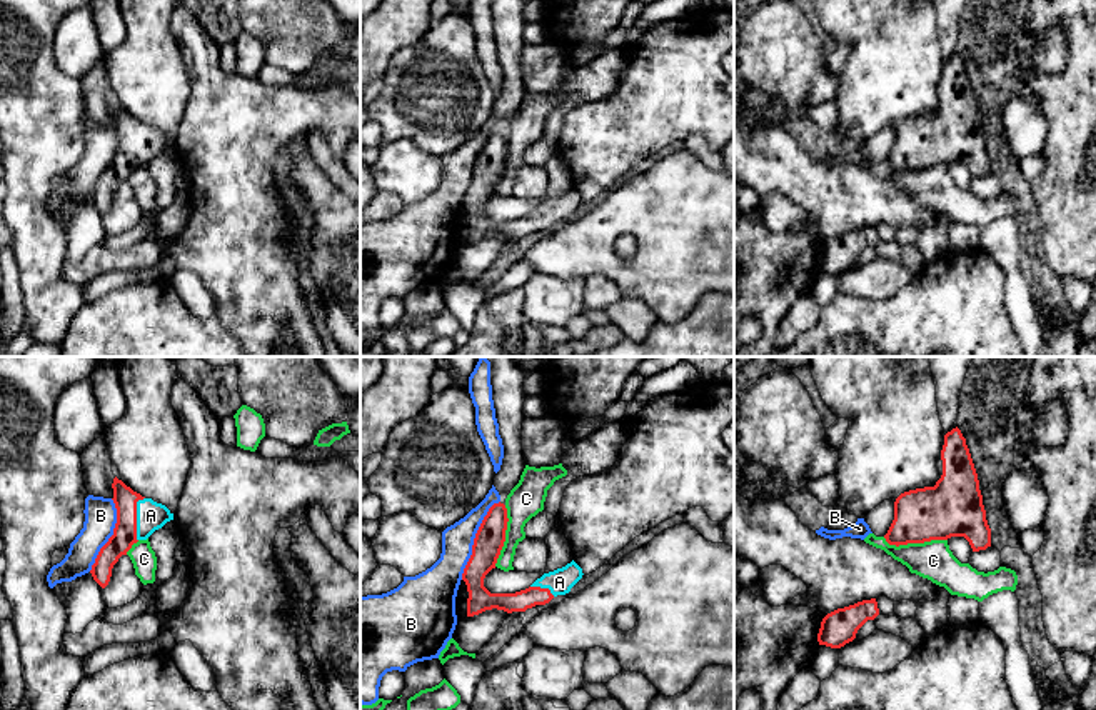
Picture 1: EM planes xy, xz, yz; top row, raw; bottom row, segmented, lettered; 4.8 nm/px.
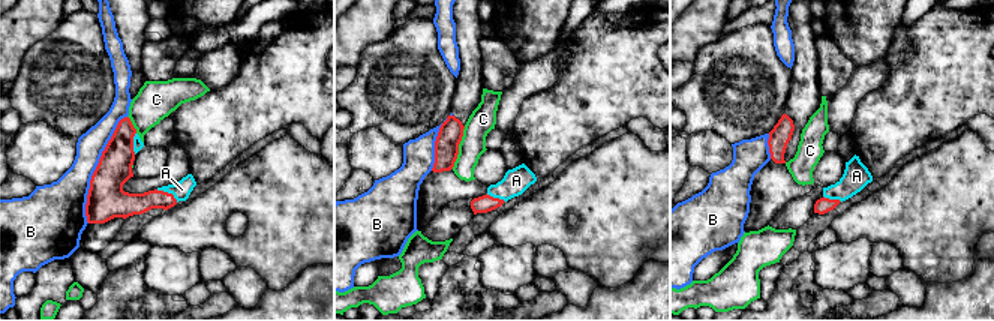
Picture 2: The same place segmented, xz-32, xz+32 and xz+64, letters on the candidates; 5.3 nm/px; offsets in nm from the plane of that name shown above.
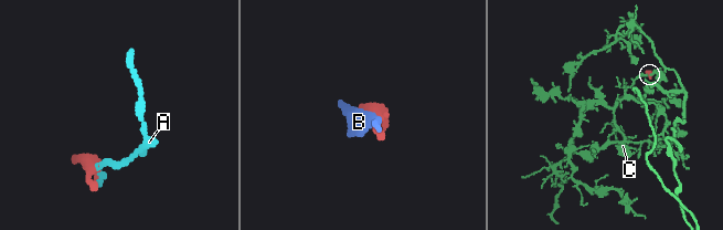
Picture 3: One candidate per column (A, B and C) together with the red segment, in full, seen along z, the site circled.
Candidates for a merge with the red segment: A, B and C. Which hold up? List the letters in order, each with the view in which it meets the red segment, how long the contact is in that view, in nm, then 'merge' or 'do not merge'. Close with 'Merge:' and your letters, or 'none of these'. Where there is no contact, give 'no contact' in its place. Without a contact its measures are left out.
A: xy | 220 nm | merge
B: xz | 420 nm | do not merge
C: yz | 320 nm | do not merge
Merge: A

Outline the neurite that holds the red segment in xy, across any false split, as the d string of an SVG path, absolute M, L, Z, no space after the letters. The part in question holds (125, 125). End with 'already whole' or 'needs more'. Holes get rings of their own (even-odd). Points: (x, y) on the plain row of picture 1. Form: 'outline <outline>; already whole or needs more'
outline M117 103L112 110L117 150L113 162L100 175L92 192L93 207L105 215L112 203L112 195L122 182L138 167L147 167L155 157L173 147L173 140L162 130L133 118Z; needs more

